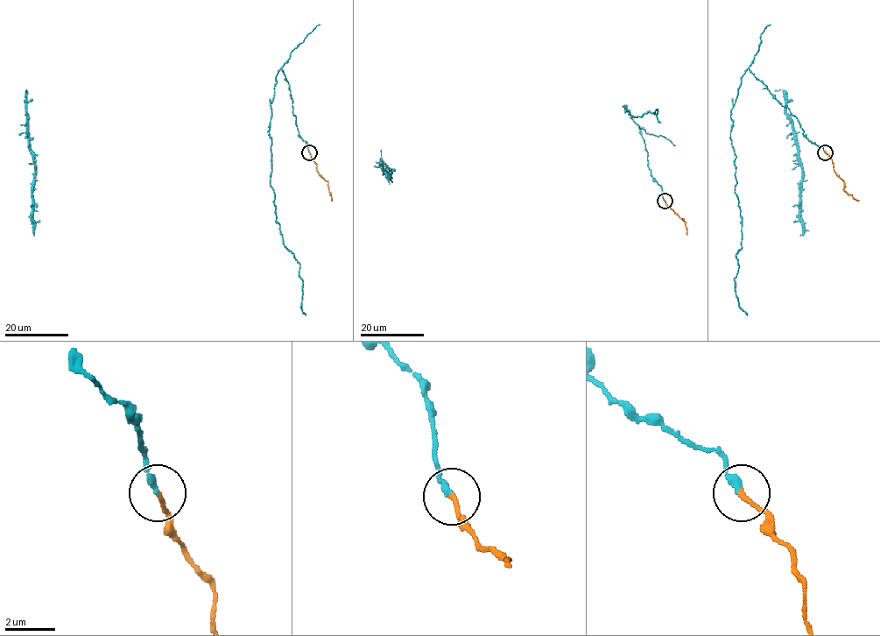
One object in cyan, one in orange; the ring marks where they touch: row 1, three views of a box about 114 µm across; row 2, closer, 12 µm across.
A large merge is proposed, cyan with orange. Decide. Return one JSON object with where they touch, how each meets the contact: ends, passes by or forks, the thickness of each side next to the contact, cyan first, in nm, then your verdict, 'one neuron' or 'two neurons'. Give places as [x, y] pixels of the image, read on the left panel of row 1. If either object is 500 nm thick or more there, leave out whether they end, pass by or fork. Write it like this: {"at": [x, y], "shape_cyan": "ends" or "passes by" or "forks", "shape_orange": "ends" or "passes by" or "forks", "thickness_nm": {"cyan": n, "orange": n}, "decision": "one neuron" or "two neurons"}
{"at": [309, 152], "shape_cyan": "ends", "shape_orange": "ends", "thickness_nm": {"cyan": 280, "orange": 190}, "decision": "one neuron"}

